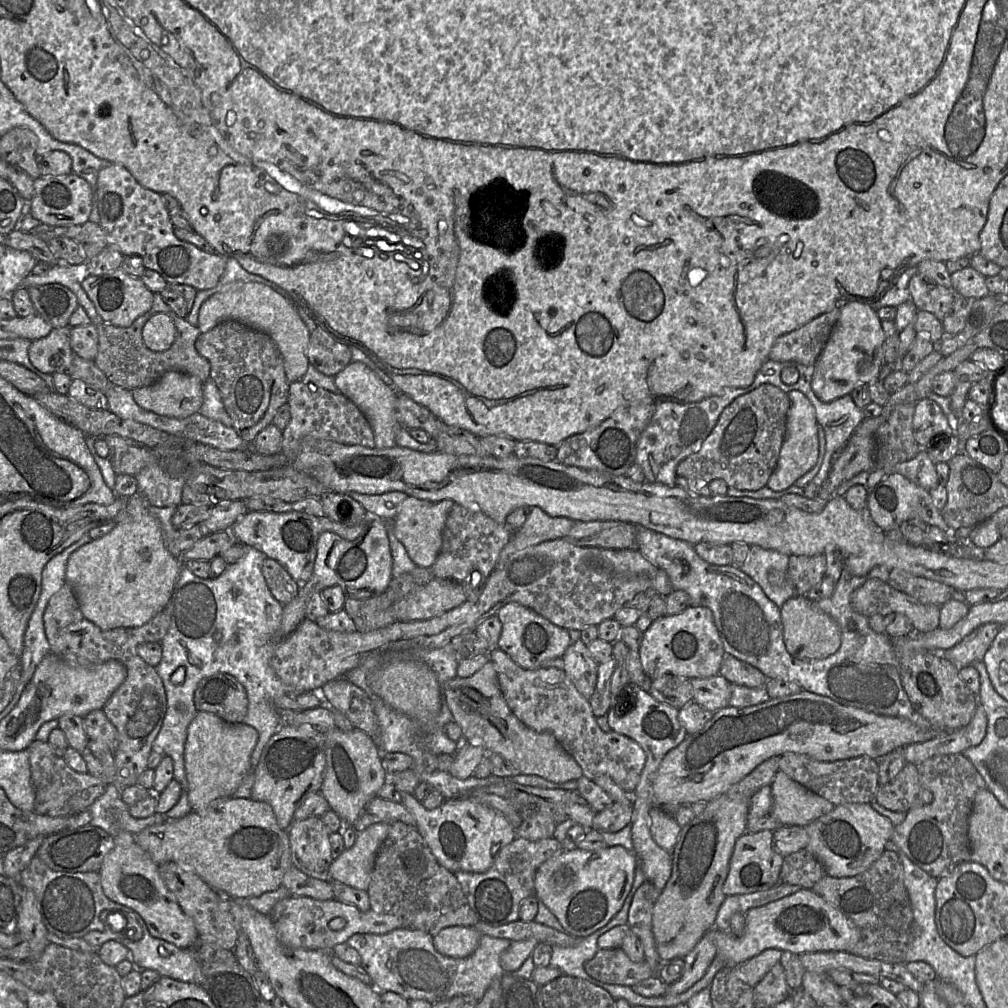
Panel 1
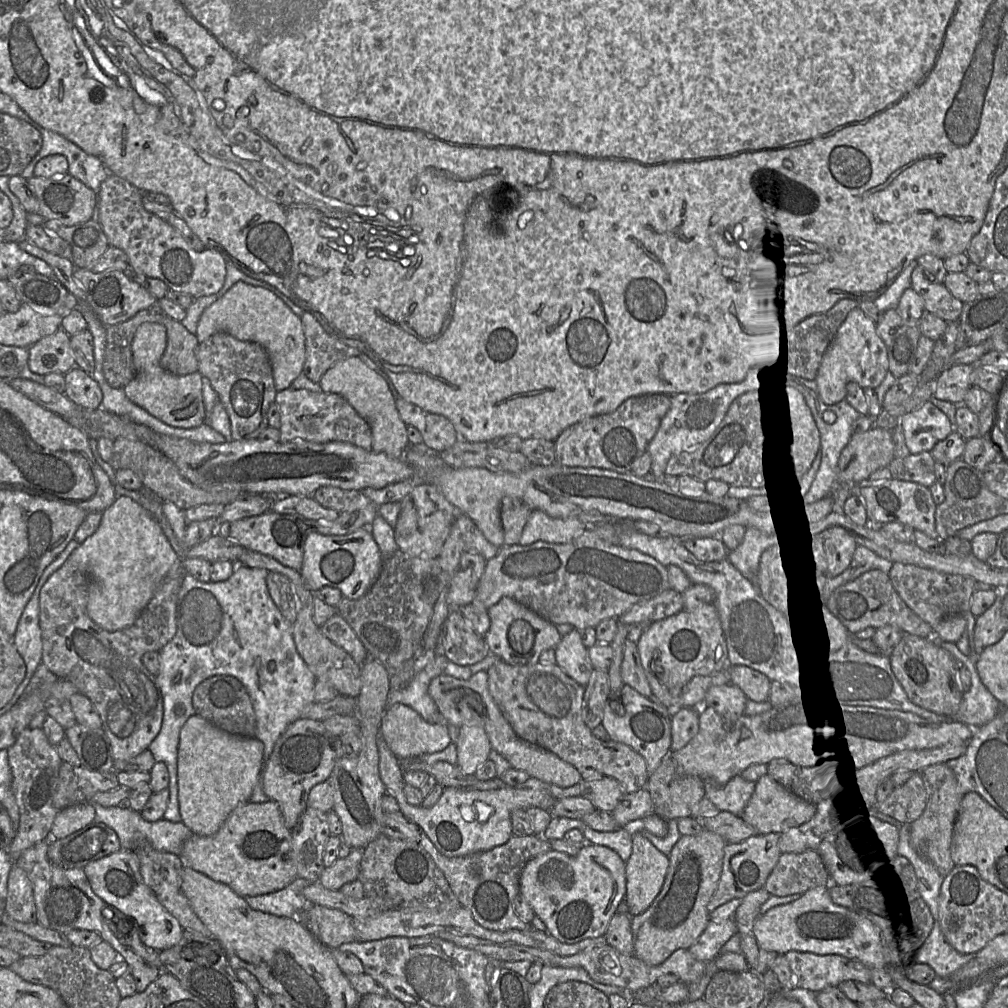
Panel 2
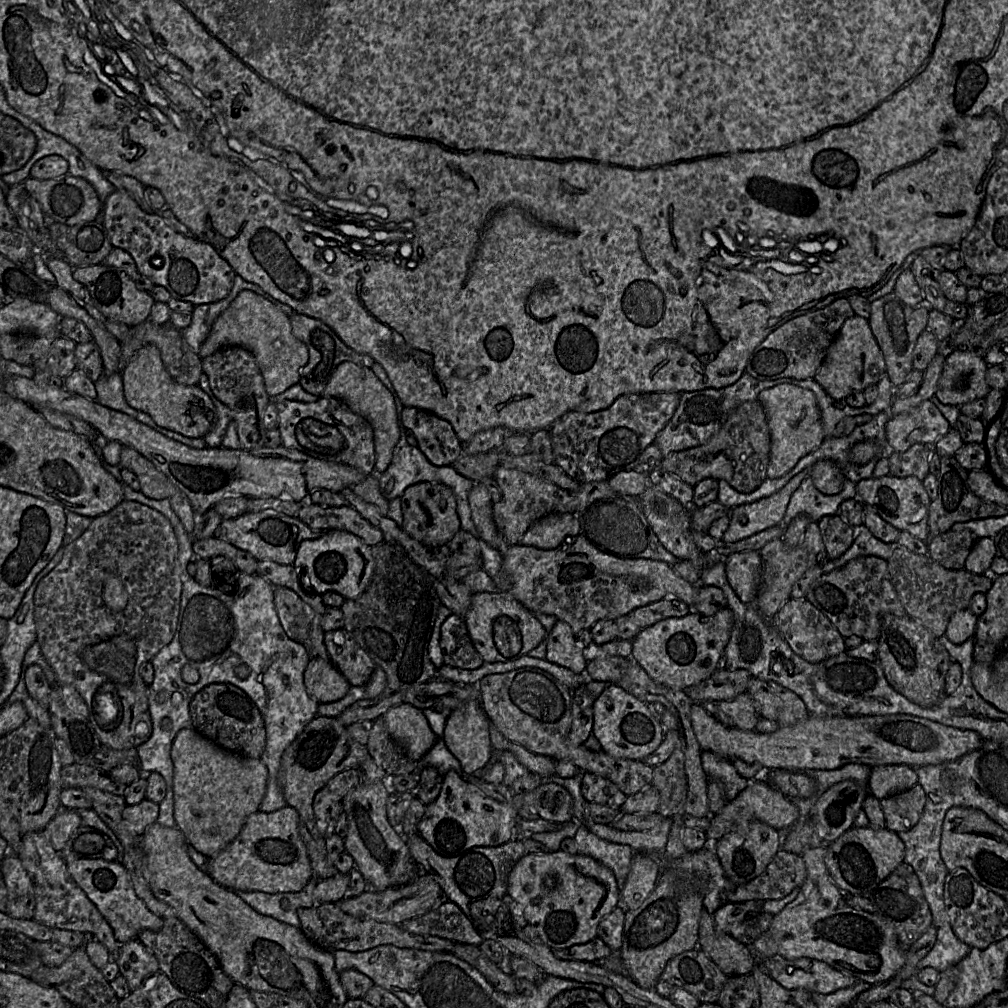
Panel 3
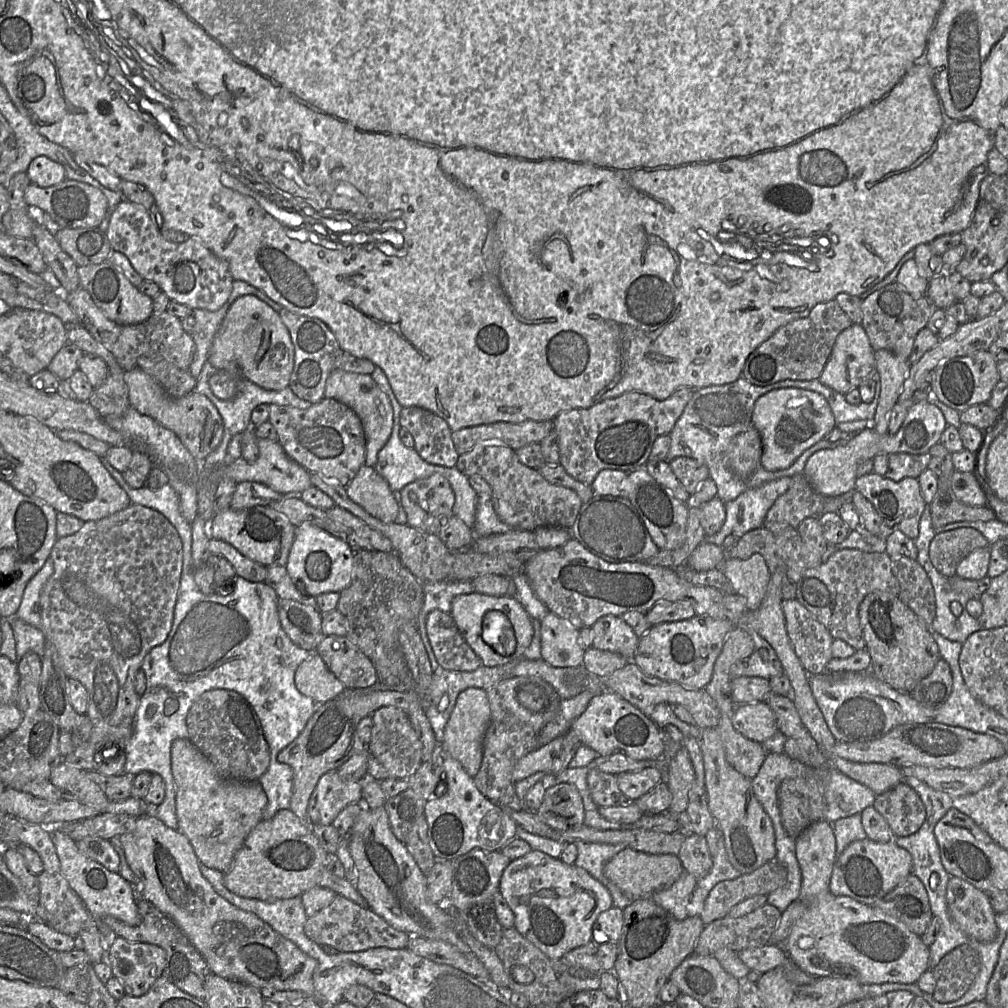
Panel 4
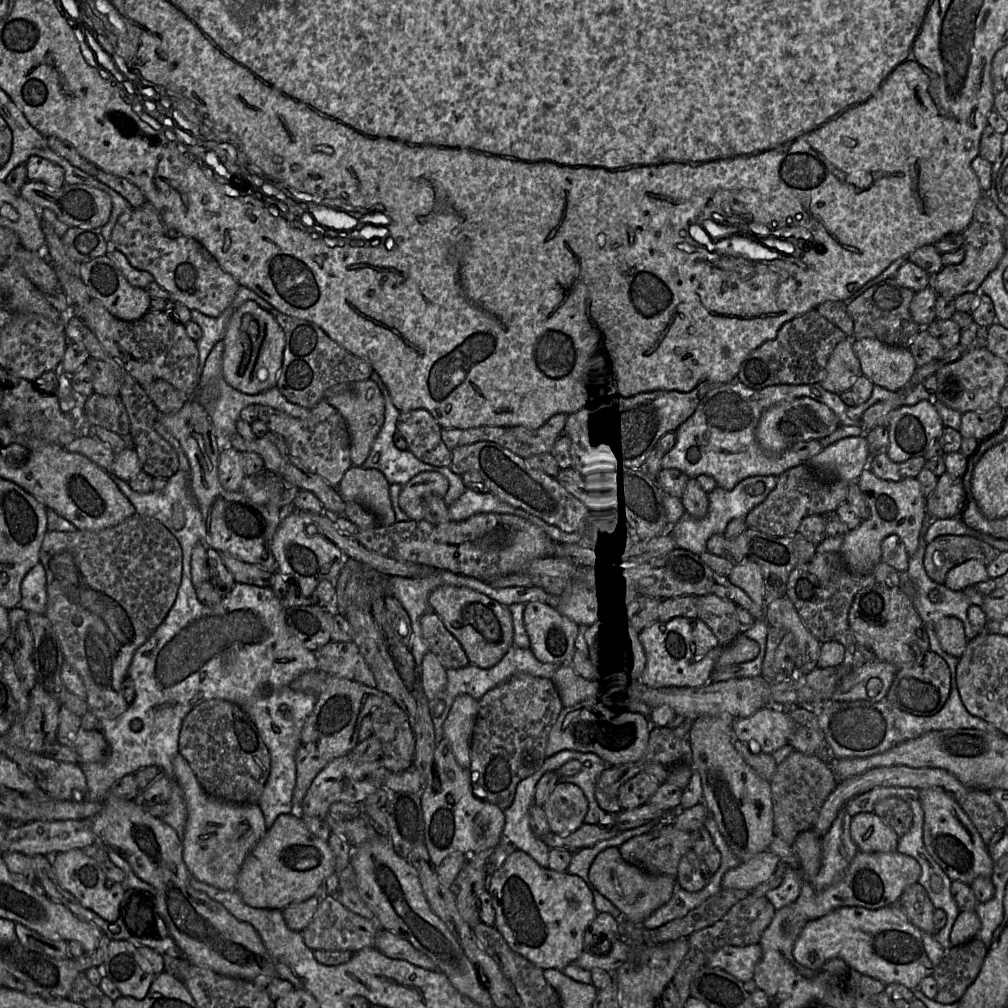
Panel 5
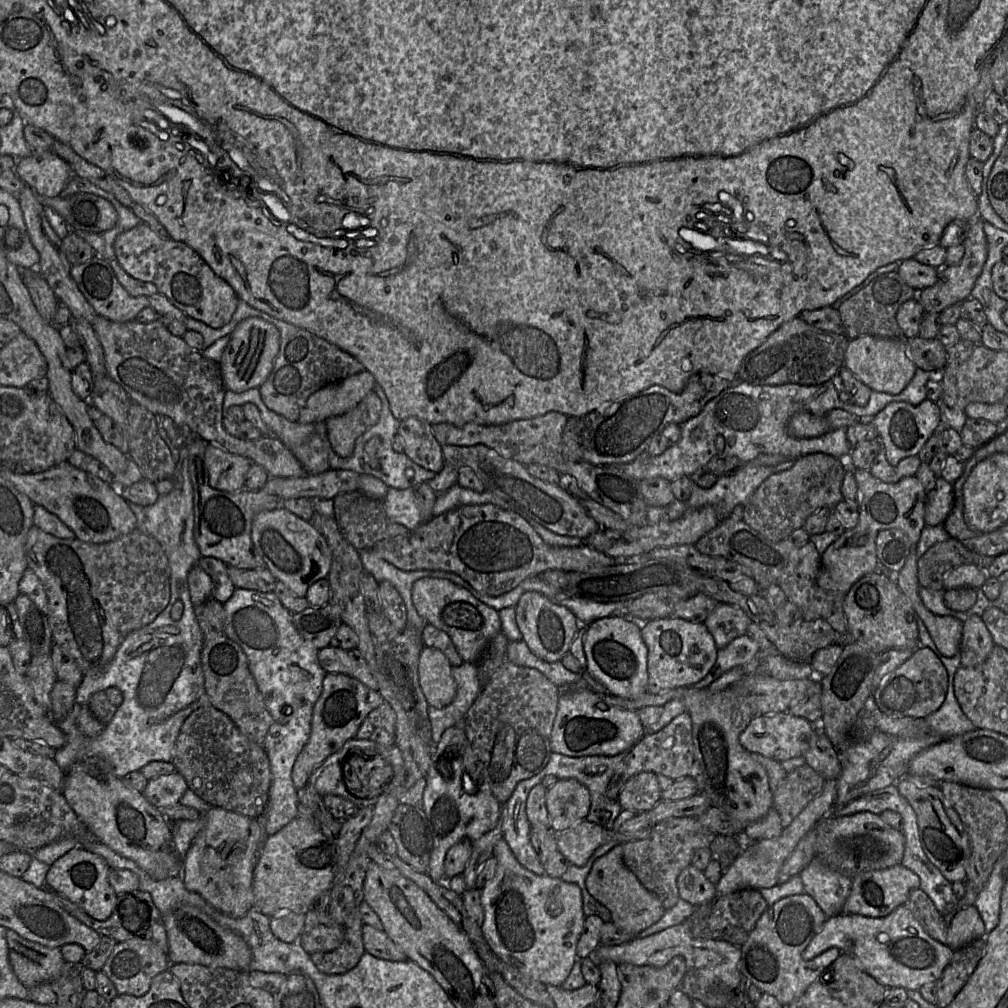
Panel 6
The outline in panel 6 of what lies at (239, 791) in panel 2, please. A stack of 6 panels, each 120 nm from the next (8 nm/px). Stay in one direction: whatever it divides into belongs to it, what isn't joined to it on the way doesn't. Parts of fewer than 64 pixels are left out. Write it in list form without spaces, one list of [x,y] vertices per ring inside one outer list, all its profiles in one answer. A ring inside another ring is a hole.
[[[210,806],[205,825],[183,858],[185,888],[198,893],[212,907],[231,918],[241,918],[253,908],[253,870],[263,845],[263,833],[255,818]]]

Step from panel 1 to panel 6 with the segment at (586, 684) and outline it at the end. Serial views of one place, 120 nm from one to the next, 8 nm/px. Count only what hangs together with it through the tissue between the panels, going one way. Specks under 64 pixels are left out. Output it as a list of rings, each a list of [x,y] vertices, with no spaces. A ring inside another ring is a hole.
[[[538,592],[524,593],[515,606],[517,626],[530,651],[546,662],[560,661],[569,651],[580,627],[576,616],[565,606],[553,603]]]

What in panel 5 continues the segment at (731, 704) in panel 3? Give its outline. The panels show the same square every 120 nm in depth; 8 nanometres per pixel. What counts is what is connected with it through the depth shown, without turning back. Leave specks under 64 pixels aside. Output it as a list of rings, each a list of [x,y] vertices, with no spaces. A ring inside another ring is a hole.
[[[766,706],[752,715],[744,718],[736,718],[732,724],[735,738],[749,746],[752,752],[772,754],[782,746],[789,743],[789,738],[794,730],[794,725],[786,707]]]

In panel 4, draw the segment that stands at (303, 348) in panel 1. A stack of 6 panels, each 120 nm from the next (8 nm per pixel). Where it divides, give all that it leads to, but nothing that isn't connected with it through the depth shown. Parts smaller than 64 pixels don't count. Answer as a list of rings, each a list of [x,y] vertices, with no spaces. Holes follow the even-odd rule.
[[[254,295],[240,296],[229,308],[218,329],[208,360],[216,369],[239,371],[265,390],[287,388],[294,366],[294,346],[279,314]]]

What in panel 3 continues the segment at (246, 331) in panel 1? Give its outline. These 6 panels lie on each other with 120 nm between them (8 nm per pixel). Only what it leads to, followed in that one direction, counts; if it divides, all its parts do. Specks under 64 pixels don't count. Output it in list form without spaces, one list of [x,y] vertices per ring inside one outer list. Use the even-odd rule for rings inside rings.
[[[227,346],[202,359],[202,370],[216,398],[232,411],[241,449],[250,450],[264,445],[263,414],[270,396],[253,354],[241,346]]]

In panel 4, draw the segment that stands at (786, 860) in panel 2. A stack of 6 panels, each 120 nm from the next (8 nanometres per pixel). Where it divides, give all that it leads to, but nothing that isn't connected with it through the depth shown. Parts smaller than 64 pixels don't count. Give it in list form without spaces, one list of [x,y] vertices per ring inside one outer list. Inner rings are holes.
[[[773,859],[751,873],[718,883],[710,891],[699,916],[704,925],[708,925],[726,917],[741,901],[756,895],[769,895],[783,887],[786,881],[787,869]]]

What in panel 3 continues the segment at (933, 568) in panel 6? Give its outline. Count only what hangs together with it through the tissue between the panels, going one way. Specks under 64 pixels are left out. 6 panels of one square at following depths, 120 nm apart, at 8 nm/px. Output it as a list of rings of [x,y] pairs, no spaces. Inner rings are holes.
[[[967,529],[947,531],[930,540],[928,555],[946,569],[961,570],[977,540],[978,537]]]

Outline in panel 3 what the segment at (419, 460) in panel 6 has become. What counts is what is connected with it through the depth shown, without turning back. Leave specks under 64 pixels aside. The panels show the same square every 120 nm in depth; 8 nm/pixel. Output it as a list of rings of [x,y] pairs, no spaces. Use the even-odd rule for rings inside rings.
[[[404,406],[400,415],[403,426],[413,432],[418,448],[435,466],[449,466],[462,454],[462,442],[452,425],[435,414],[417,407]]]

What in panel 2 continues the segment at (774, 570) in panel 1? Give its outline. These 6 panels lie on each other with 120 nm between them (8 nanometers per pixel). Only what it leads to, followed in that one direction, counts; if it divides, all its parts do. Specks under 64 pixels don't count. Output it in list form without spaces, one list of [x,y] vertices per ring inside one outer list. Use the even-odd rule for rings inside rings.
[[[745,528],[742,542],[737,548],[728,551],[726,559],[744,576],[756,585],[756,576],[759,568],[761,554],[768,548],[777,547],[779,544],[786,542],[788,539],[769,537],[757,528]]]

